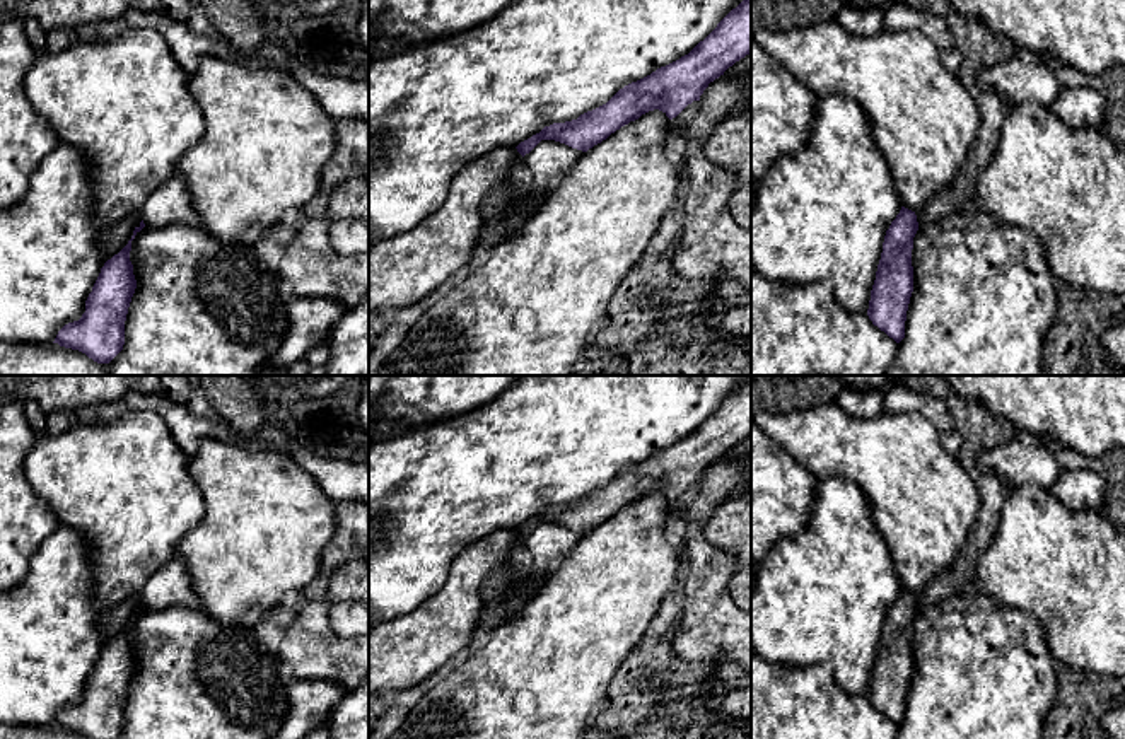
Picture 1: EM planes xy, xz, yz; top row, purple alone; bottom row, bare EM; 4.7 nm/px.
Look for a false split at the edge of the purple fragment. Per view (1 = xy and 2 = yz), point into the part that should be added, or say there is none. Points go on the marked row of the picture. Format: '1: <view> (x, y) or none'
1: none
2: none

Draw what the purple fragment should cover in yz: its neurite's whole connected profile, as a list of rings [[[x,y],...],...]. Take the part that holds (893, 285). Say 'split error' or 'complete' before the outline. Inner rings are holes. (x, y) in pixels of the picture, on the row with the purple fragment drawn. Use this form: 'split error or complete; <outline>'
complete; [[[901,207],[886,230],[871,290],[867,316],[896,343],[905,338],[906,311],[913,292],[912,249],[917,230],[915,212]]]

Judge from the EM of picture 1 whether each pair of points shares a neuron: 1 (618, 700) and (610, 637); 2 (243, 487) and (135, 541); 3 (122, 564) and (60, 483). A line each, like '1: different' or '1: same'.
1: different
2: different
3: same

